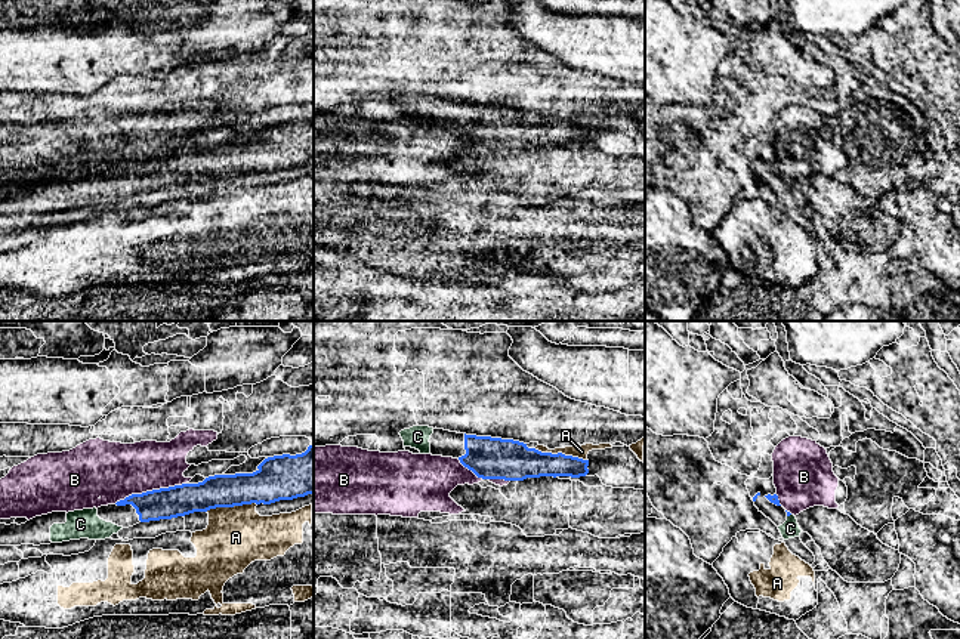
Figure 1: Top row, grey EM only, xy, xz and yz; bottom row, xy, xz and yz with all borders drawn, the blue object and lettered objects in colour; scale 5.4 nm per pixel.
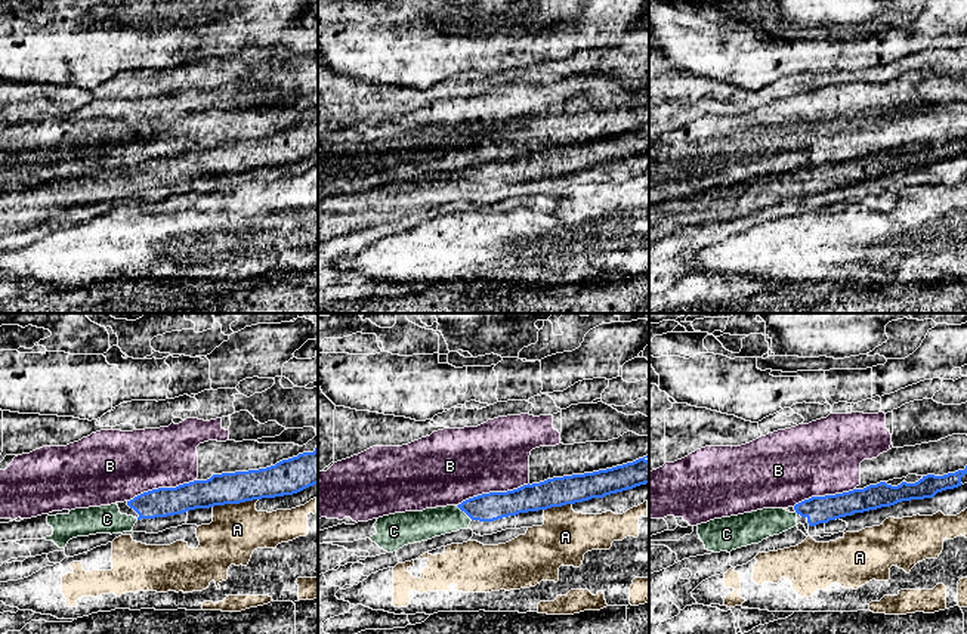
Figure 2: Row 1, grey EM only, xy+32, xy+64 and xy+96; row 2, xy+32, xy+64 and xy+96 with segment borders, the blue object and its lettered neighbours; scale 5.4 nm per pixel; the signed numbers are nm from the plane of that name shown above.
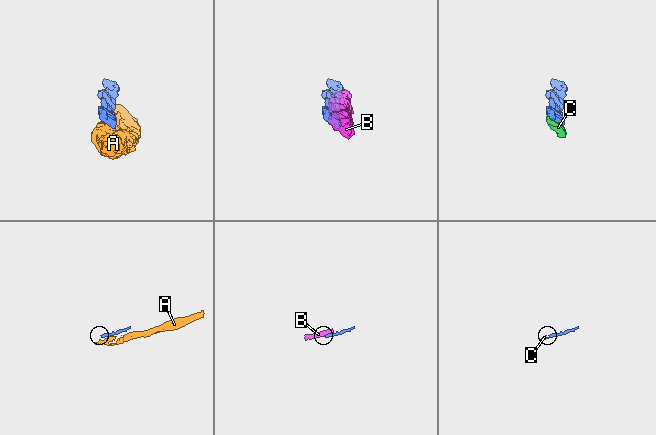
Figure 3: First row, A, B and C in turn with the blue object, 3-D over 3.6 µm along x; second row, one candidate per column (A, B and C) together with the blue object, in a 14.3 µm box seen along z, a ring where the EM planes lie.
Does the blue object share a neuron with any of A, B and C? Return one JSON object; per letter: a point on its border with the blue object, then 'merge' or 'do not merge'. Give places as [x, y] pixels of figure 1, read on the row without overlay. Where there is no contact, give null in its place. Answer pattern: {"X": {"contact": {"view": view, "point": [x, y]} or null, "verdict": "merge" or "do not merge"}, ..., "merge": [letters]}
{"A": {"contact": {"view": "xz", "point": [561, 122]}, "verdict": "do not merge"}, "B": {"contact": {"view": "xy", "point": [150, 160]}, "verdict": "do not merge"}, "C": {"contact": {"view": "yz", "point": [789, 184]}, "verdict": "merge"}, "merge": ["C"]}

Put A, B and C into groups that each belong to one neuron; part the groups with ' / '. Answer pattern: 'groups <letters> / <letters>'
groups A / B / C

